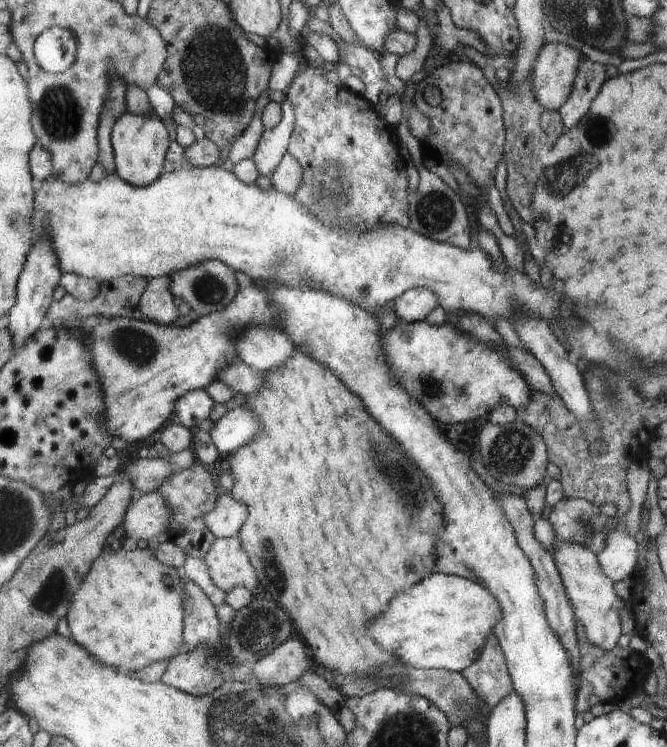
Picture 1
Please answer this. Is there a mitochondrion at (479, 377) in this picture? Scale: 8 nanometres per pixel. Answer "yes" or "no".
no

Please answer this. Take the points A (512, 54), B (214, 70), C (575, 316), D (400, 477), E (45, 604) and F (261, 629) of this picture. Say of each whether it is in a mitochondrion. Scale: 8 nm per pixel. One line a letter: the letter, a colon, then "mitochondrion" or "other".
A: other
B: mitochondrion
C: other
D: mitochondrion
E: mitochondrion
F: mitochondrion

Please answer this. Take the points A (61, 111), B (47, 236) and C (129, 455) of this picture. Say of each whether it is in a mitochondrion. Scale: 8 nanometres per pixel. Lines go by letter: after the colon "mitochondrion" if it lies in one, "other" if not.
A: mitochondrion
B: other
C: other

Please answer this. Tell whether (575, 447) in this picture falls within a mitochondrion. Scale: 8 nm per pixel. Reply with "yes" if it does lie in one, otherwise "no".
no

